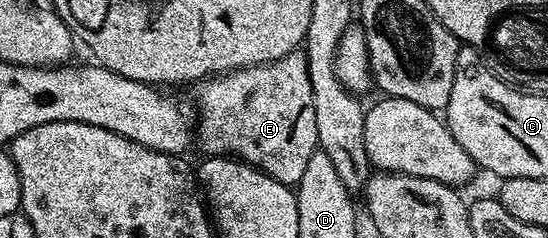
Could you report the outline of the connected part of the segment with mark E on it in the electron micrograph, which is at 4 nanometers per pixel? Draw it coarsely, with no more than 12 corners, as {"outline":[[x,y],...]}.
{"outline":[[300,50],[202,79],[195,143],[280,183],[319,148]]}

